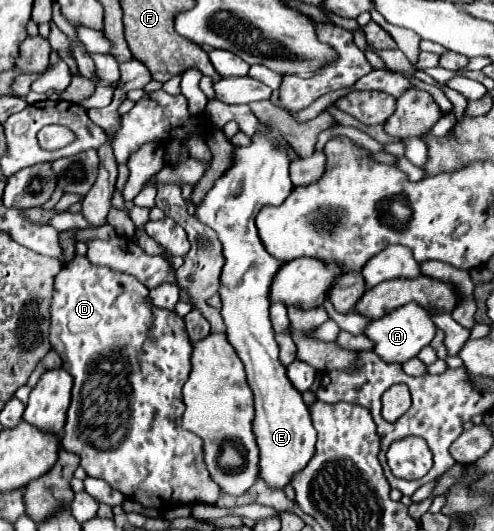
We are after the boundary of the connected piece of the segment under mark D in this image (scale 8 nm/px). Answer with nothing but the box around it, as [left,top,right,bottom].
[51,256,221,510]

